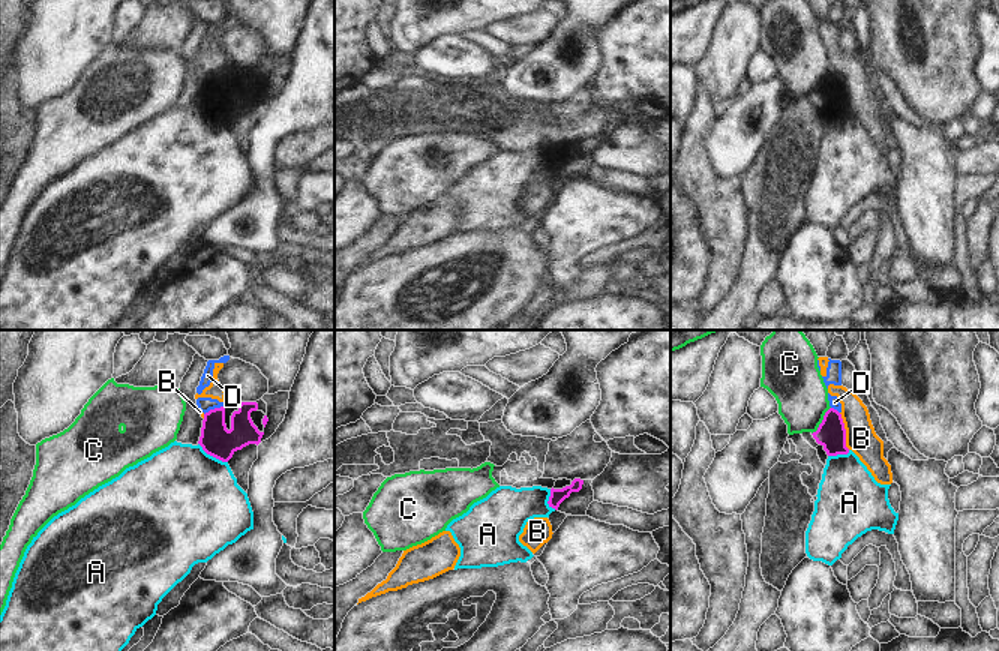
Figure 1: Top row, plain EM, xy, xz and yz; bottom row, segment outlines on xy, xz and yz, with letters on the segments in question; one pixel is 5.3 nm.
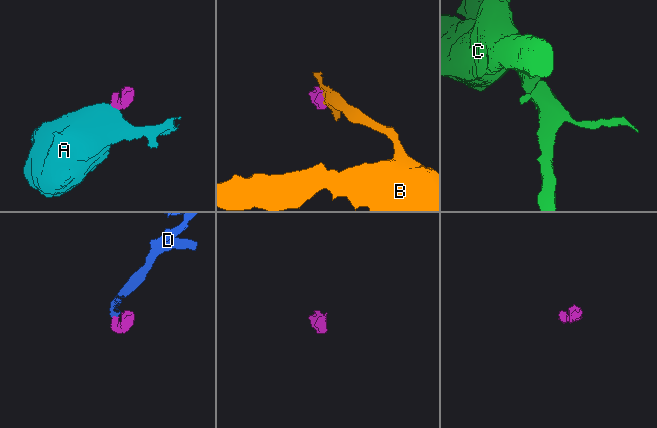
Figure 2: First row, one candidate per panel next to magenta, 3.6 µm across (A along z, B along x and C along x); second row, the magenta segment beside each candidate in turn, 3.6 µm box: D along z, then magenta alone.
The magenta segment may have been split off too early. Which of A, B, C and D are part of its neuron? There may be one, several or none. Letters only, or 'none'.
none

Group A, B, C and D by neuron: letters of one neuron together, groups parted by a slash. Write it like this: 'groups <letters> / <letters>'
groups A / B D / C

